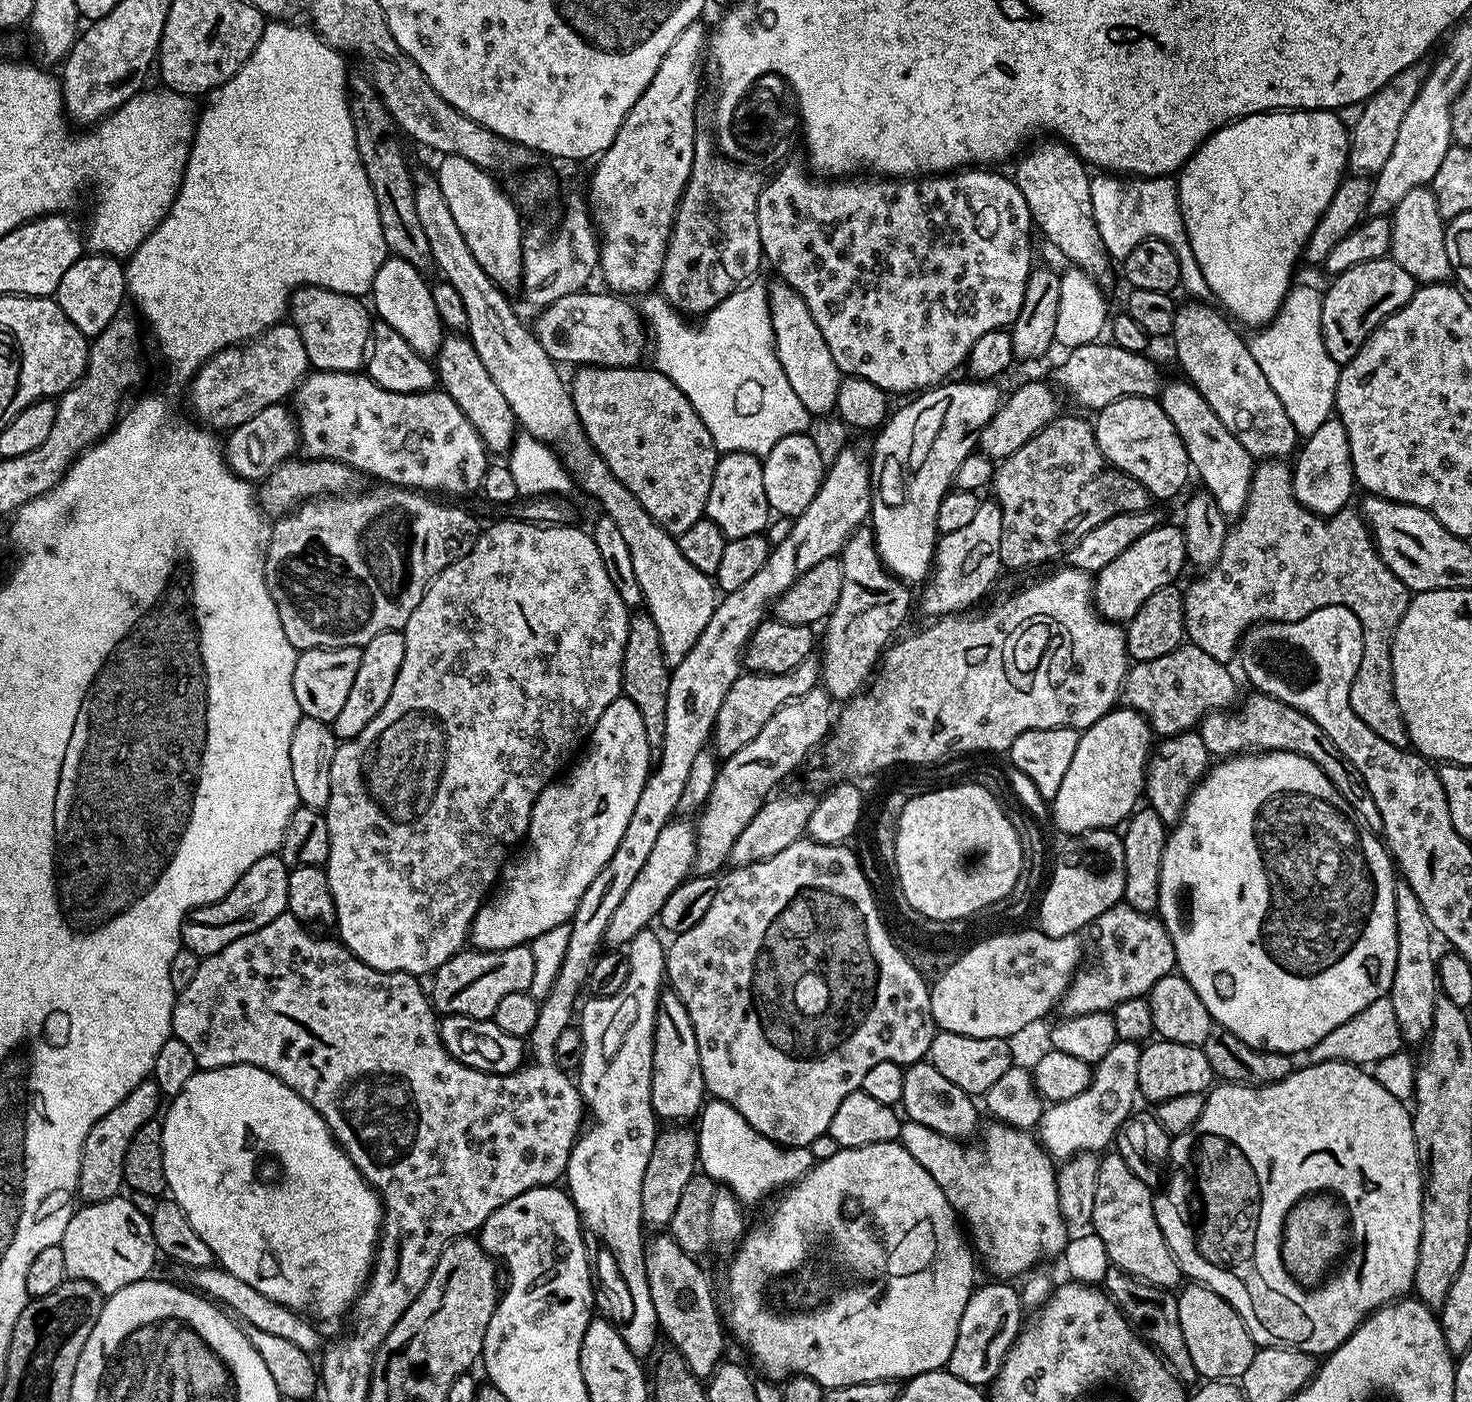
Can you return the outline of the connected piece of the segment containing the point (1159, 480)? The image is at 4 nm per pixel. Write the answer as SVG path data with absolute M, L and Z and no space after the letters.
M1123 396L1095 413L1094 427L1096 441L1107 460L1146 486L1157 501L1168 500L1183 490L1184 483L1190 477L1186 446L1155 399Z

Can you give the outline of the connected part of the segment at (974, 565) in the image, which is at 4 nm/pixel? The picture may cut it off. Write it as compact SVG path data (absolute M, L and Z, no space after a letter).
M985 499L978 512L962 530L943 534L936 541L936 558L932 571L923 585L924 593L918 596L918 608L928 618L964 614L991 588L996 575L1002 572L1000 539L1002 538L1002 510L995 499Z

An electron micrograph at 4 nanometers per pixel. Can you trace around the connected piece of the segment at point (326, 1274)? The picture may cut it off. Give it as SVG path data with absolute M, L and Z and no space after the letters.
M231 1064L225 1068L205 1068L195 1072L190 1082L186 1082L186 1086L182 1086L182 1090L178 1090L178 1094L167 1101L160 1129L162 1130L162 1166L166 1170L167 1191L171 1199L175 1200L185 1212L190 1226L198 1232L198 1238L202 1238L202 1242L210 1246L215 1263L219 1267L254 1287L259 1294L264 1294L266 1298L284 1304L285 1307L300 1314L332 1320L335 1316L349 1311L350 1305L364 1291L364 1285L367 1284L372 1271L384 1222L385 1210L382 1197L364 1179L364 1175L357 1170L354 1162L350 1162L350 1158L332 1137L332 1132L326 1126L324 1119L297 1092L290 1090L286 1082L282 1082L277 1076L258 1066Z

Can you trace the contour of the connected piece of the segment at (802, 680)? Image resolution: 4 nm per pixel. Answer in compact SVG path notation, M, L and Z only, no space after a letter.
M809 658L800 663L794 670L786 674L762 674L761 672L745 671L734 686L726 693L722 707L718 709L716 726L712 730L711 747L715 755L727 758L738 754L746 742L750 742L762 731L762 726L774 718L774 714L783 706L806 694L811 688L821 683L819 659Z

